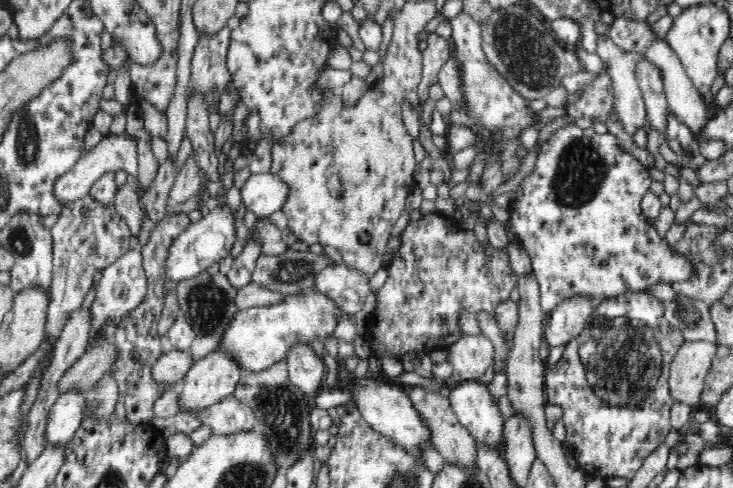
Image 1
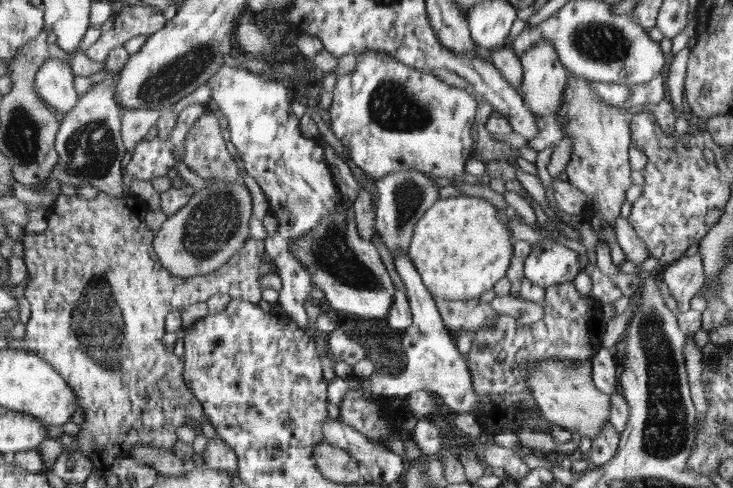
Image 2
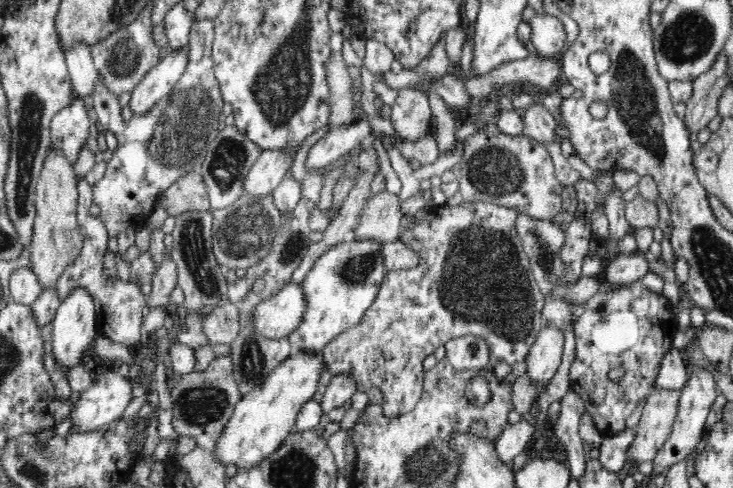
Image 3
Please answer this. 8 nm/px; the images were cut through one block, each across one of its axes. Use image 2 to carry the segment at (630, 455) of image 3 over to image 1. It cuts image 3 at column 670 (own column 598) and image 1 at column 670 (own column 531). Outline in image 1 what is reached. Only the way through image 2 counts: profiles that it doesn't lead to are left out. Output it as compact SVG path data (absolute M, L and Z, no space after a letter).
M686 342L669 368L668 384L673 401L684 402L694 410L701 407L701 394L717 345L707 342Z

